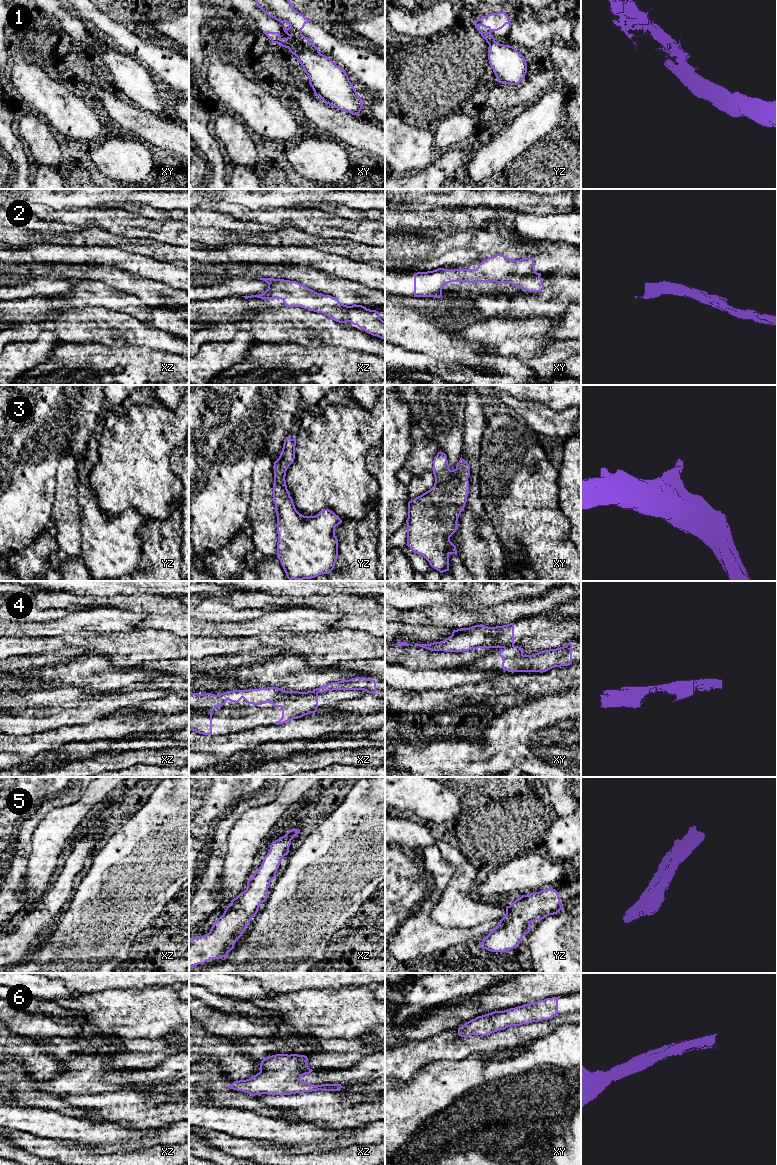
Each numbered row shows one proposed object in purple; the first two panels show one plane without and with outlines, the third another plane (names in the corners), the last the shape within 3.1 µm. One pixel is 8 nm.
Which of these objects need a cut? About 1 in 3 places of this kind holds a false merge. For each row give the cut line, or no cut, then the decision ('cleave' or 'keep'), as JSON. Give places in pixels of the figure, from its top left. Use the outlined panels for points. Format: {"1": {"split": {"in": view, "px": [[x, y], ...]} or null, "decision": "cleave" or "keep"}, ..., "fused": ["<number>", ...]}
{"1": {"split": {"in": "xy", "px": [[289, 37], [318, 52]]}, "decision": "cleave"}, "2": {"split": null, "decision": "keep"}, "3": {"split": null, "decision": "keep"}, "4": {"split": {"in": "xy", "px": [[513, 645], [504, 648]]}, "decision": "cleave"}, "5": {"split": null, "decision": "keep"}, "6": {"split": null, "decision": "keep"}, "fused": ["1", "4"]}

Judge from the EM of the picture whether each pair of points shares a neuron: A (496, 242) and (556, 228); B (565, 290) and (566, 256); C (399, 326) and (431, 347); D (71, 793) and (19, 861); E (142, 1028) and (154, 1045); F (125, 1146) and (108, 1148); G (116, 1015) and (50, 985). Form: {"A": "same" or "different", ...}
{"A": "different", "B": "different", "C": "same", "D": "same", "E": "different", "F": "same", "G": "different"}

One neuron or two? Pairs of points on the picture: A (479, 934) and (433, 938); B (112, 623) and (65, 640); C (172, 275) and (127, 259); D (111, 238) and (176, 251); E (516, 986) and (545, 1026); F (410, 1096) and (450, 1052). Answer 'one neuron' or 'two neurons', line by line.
A: one neuron
B: two neurons
C: one neuron
D: one neuron
E: two neurons
F: two neurons

